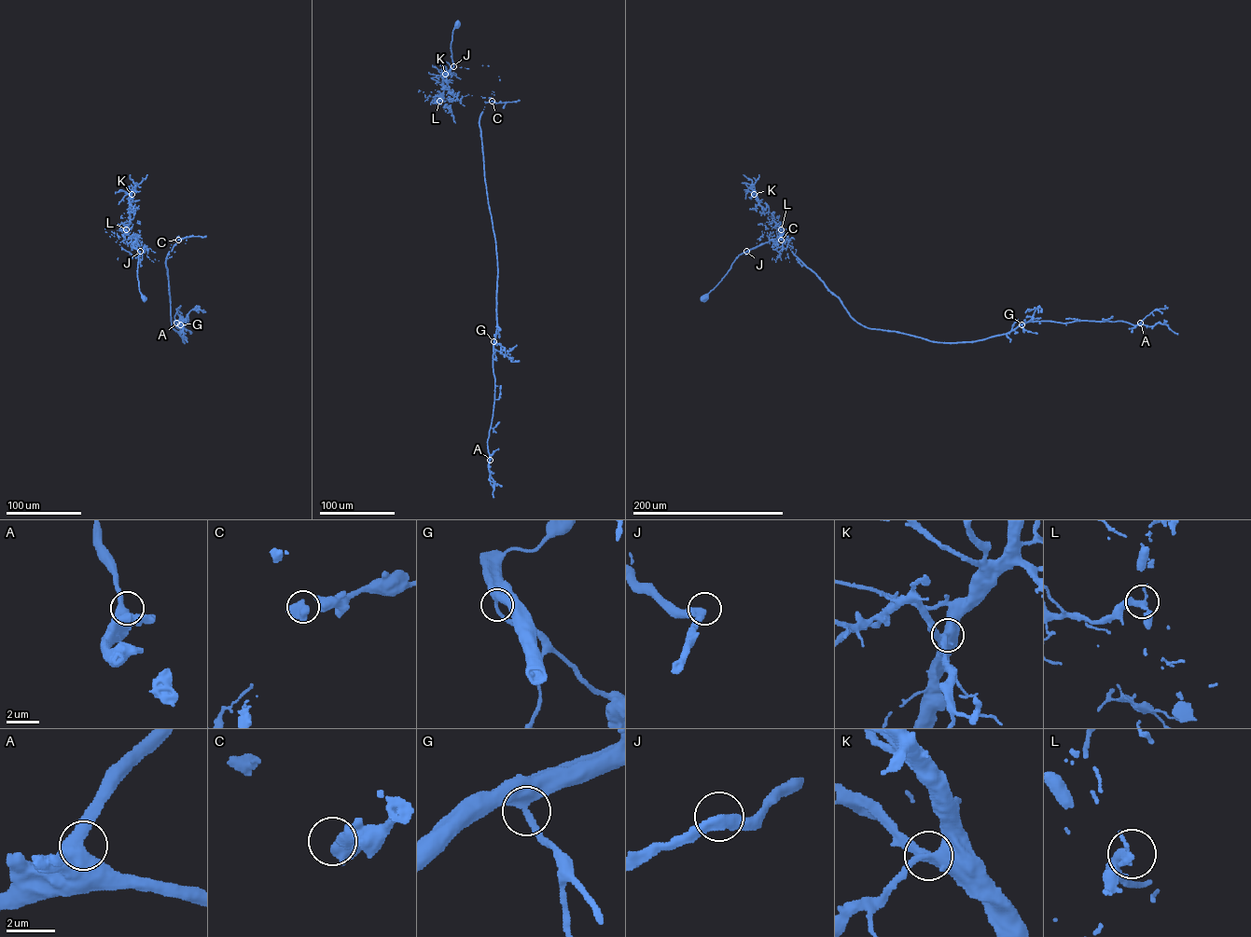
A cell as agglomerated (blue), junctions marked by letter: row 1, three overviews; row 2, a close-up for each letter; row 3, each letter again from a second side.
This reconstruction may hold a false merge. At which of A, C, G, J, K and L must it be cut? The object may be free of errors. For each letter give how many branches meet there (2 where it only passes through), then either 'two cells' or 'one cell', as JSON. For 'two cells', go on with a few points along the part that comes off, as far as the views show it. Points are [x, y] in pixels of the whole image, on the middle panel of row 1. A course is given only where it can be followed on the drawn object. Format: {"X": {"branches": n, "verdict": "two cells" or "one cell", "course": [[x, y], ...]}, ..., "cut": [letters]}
{"A": {"branches": 2, "verdict": "one cell"}, "C": {"branches": 2, "verdict": "one cell"}, "G": {"branches": 2, "verdict": "one cell"}, "J": {"branches": 2, "verdict": "one cell"}, "K": {"branches": 3, "verdict": "one cell"}, "L": {"branches": 2, "verdict": "one cell"}, "cut": []}

